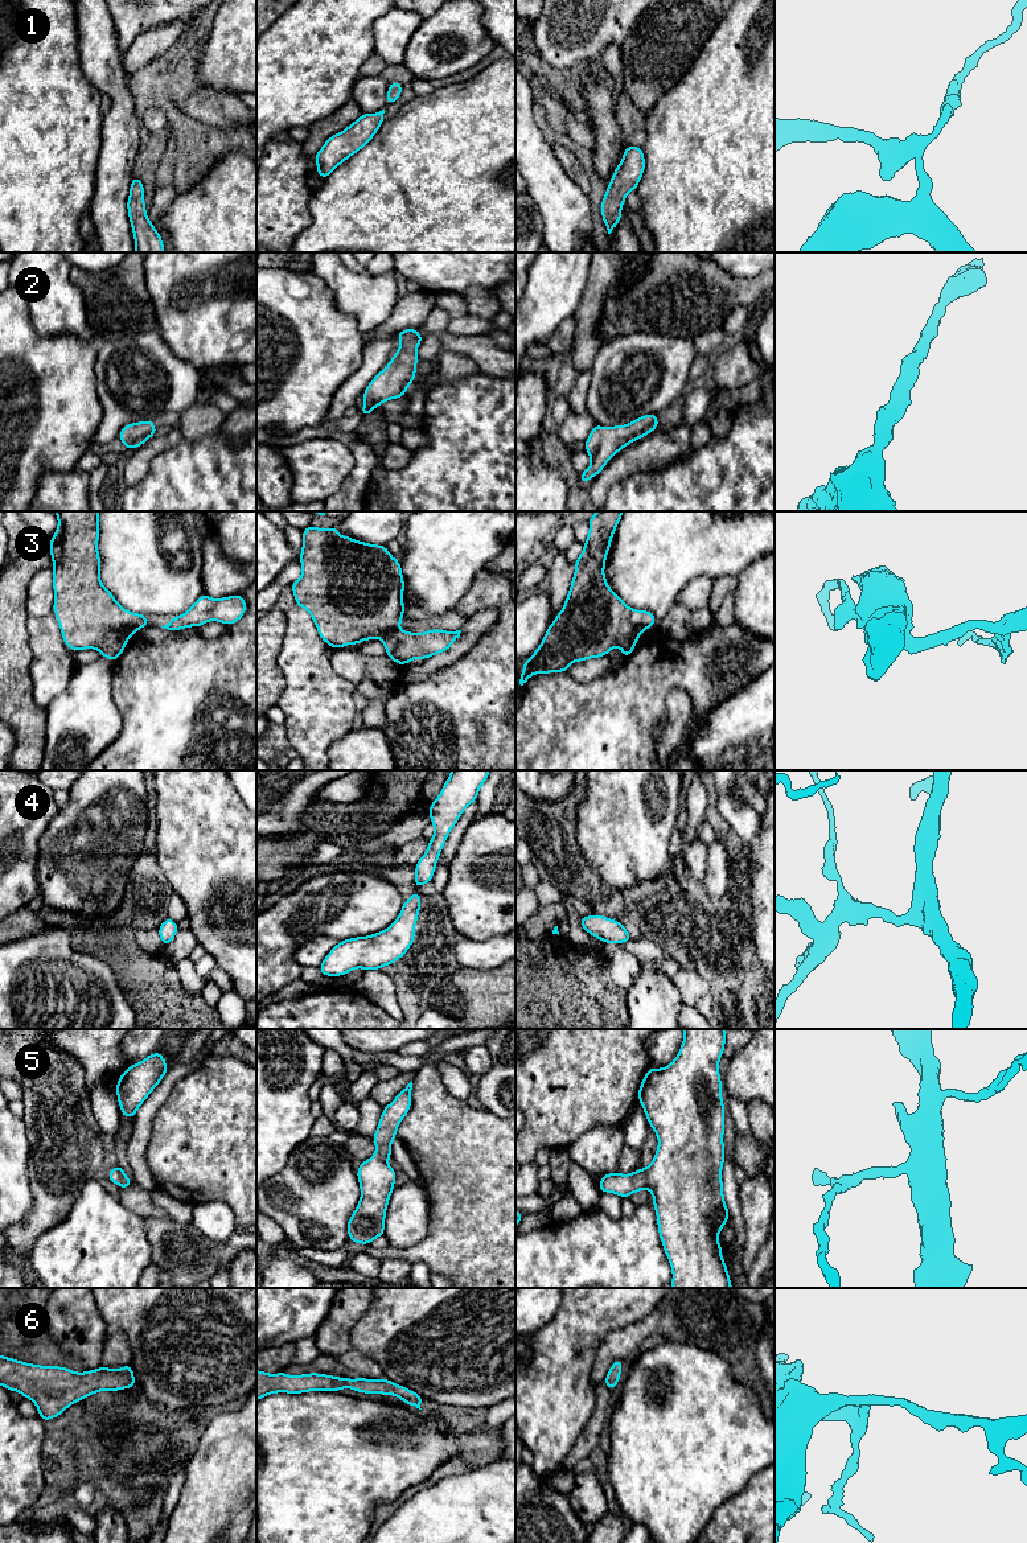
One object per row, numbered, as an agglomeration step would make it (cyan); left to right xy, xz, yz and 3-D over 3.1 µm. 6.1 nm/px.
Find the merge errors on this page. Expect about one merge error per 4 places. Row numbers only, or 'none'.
none

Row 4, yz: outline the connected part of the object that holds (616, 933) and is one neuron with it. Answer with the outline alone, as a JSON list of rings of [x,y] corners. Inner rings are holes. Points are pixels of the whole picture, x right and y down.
[[[604,915],[580,917],[579,923],[587,934],[592,934],[604,943],[624,943],[633,939],[623,923]]]

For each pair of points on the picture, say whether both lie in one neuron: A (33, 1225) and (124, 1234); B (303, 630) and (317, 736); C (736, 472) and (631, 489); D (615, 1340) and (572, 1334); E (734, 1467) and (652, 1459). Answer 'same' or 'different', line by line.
A: different
B: same
C: same
D: different
E: same

